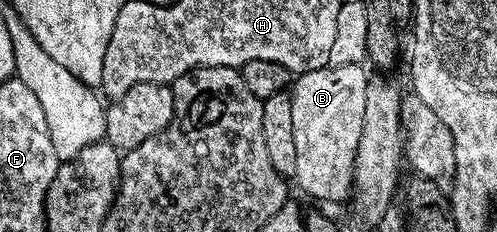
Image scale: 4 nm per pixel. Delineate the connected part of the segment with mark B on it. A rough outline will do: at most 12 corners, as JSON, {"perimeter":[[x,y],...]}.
{"perimeter":[[362,64],[290,86],[297,171],[319,201],[352,196]]}

